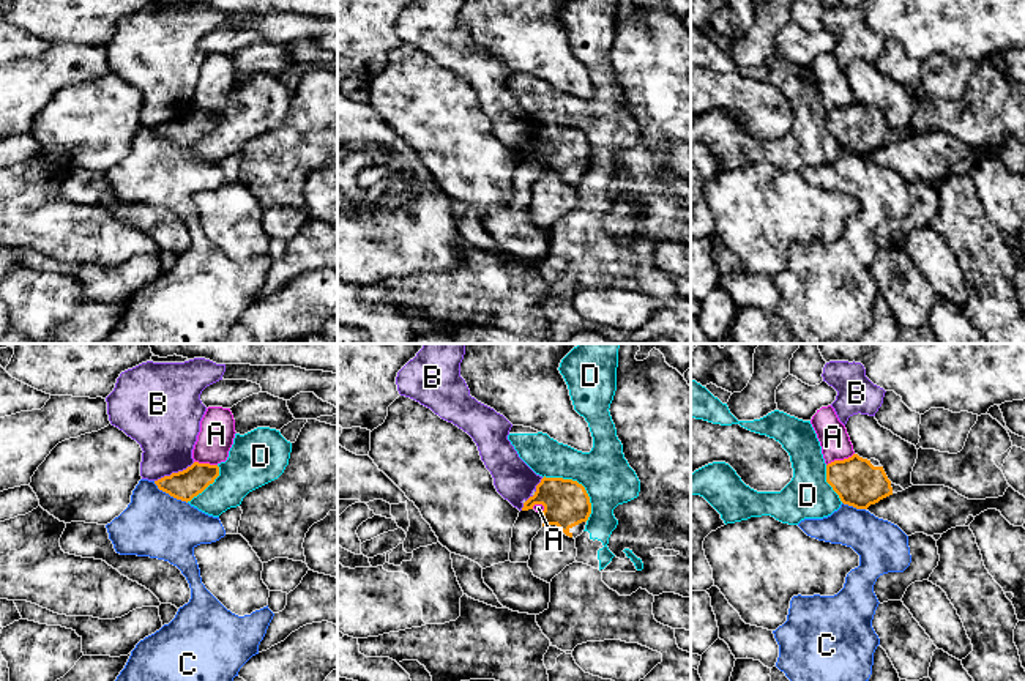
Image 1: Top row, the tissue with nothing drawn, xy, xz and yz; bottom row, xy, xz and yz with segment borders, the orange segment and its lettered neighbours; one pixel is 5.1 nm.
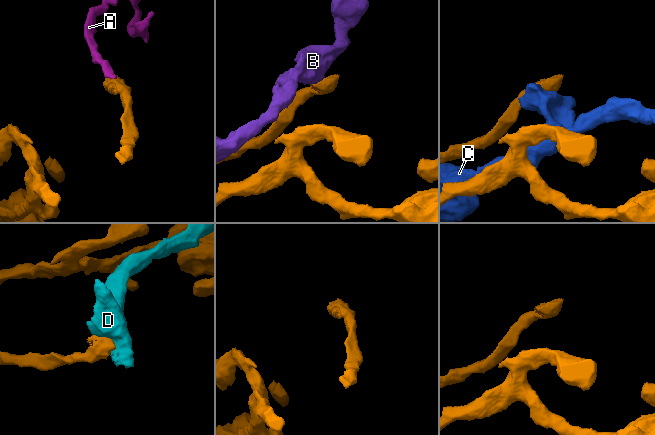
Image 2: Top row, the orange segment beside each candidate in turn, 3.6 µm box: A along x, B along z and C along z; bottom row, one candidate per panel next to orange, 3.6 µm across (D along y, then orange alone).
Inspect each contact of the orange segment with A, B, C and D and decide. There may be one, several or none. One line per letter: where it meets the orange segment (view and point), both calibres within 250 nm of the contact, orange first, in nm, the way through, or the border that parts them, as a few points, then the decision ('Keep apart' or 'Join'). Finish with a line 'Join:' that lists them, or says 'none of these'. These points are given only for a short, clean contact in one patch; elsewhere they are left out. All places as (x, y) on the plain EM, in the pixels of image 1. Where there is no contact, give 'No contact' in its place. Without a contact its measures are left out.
A: Touches orange at yz (839, 107). Thickness 240 nm (orange) against 150 nm. Boundary: yz (853, 100), (827, 112). Keep apart
B: Touches orange at xy (174, 120). Thickness 150 nm (orange) against 340 nm. Boundary: xy (194, 109), (155, 128). Keep apart
C: Touches orange at xy (169, 141). Thickness 150 nm (orange) against 320 nm. Keep apart
D: Touches orange at xz (577, 130). Thickness 240 nm (orange) against 260 nm. Keep apart
Join: none of these

